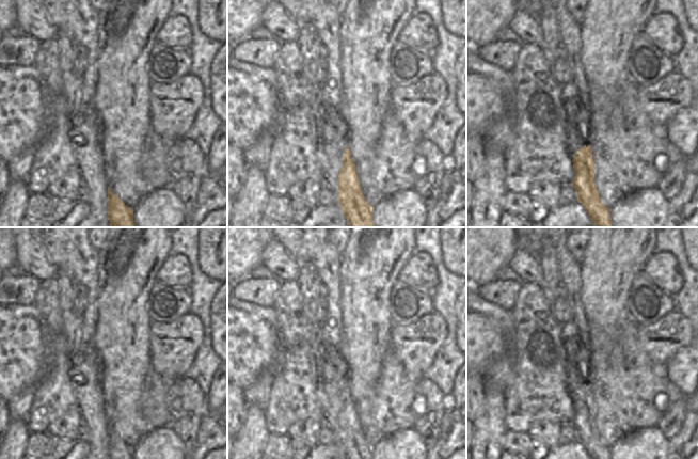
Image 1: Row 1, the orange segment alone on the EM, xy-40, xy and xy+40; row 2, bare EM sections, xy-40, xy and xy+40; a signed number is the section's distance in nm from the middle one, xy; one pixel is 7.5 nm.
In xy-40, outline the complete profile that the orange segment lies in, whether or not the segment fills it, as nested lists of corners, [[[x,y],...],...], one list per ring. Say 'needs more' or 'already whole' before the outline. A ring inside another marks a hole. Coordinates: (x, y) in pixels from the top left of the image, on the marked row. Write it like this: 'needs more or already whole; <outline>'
already whole; [[[108,187],[108,219],[110,221],[110,227],[138,227],[133,223],[132,210],[115,194],[112,193]]]

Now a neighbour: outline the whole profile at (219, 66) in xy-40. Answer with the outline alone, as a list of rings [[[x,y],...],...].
[[[223,43],[210,65],[210,97],[215,114],[227,124],[227,43]]]

